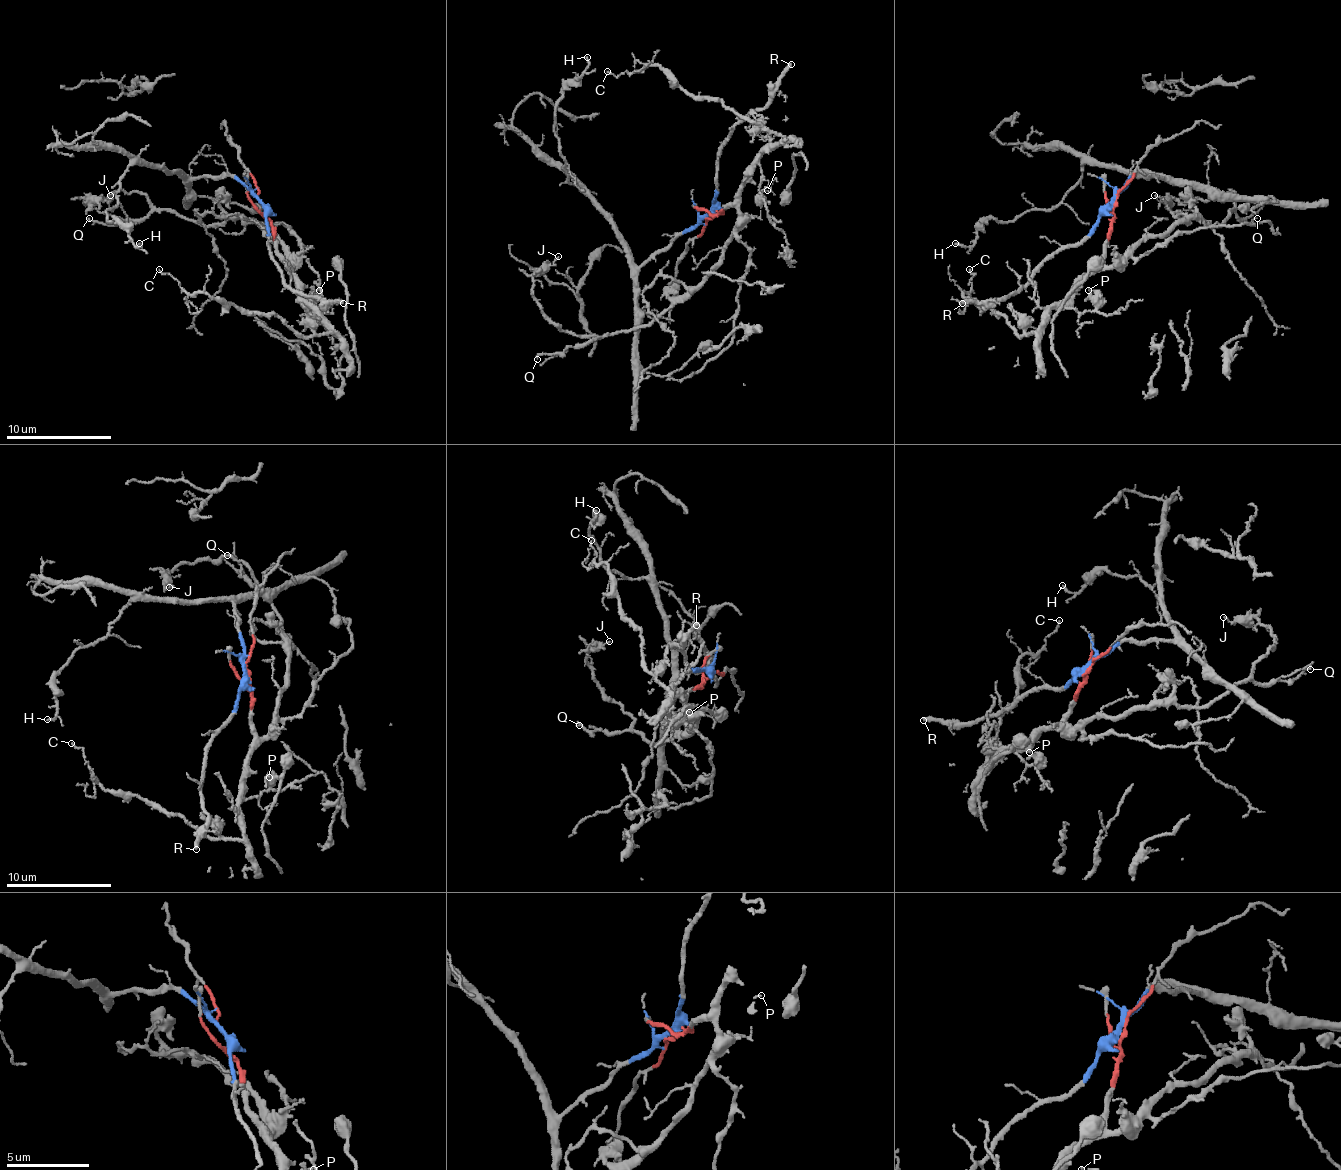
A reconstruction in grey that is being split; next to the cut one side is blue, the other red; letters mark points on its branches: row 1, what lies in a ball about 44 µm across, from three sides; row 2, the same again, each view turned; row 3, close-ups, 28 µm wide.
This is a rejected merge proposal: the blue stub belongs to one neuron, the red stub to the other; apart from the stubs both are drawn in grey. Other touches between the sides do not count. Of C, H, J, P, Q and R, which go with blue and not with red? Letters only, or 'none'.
H, R

